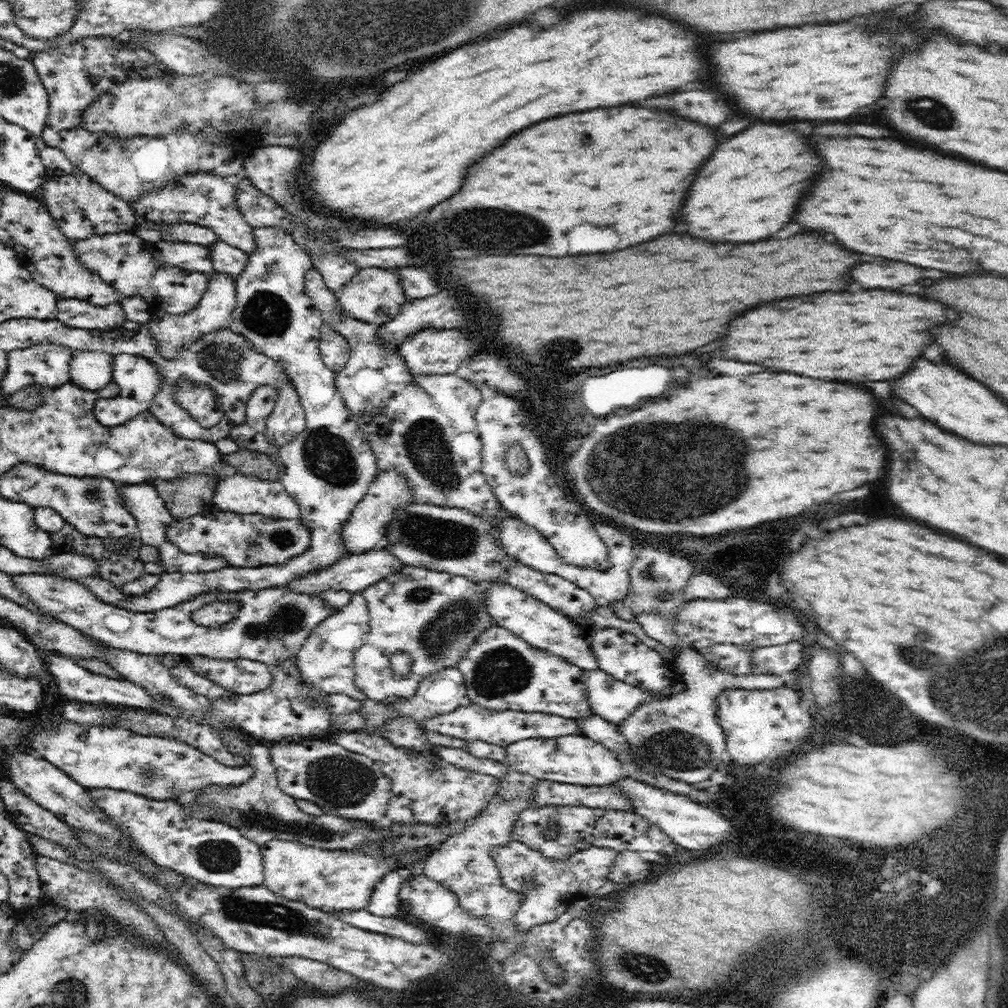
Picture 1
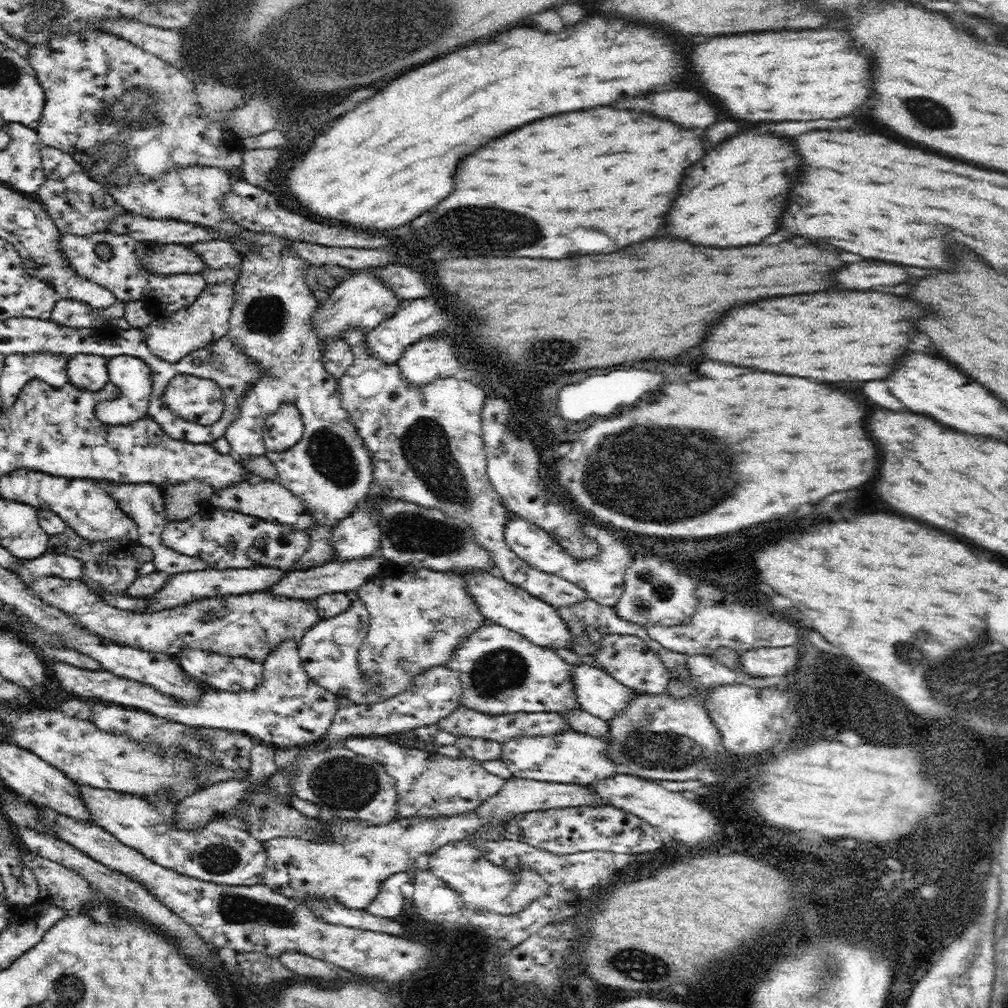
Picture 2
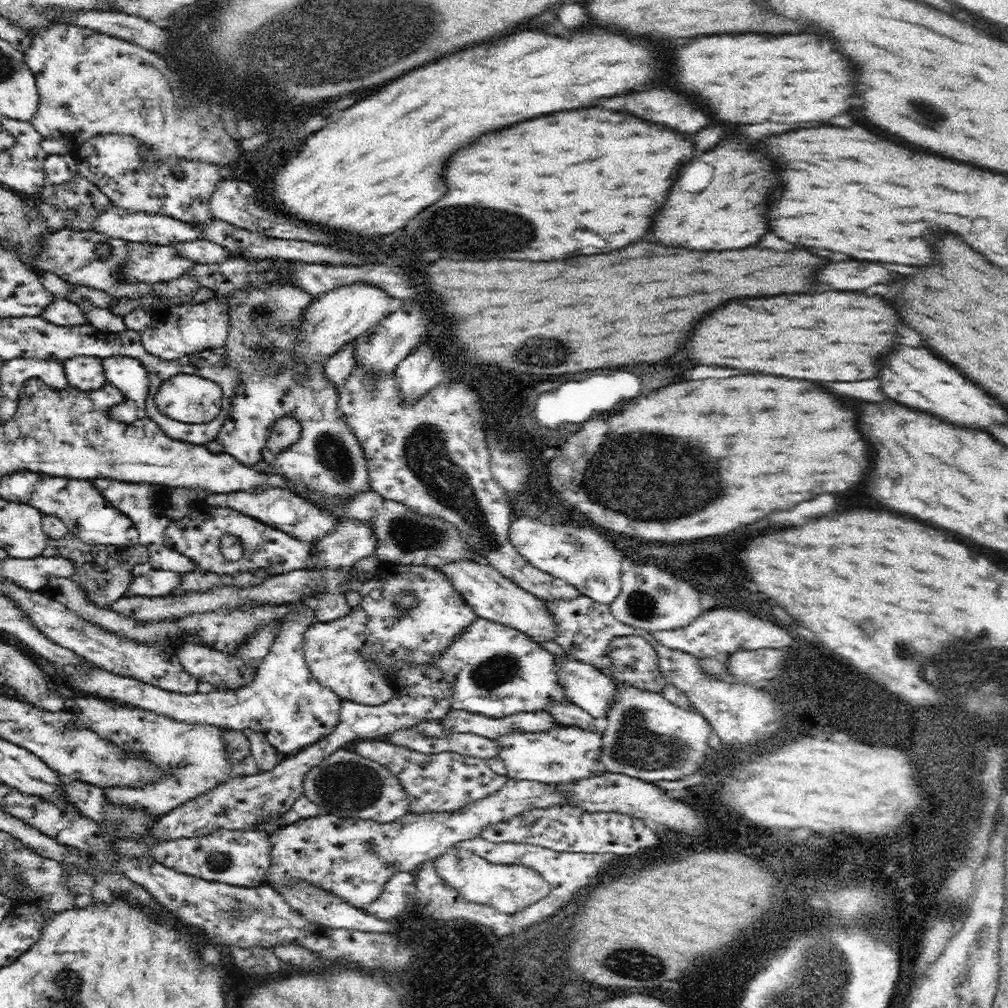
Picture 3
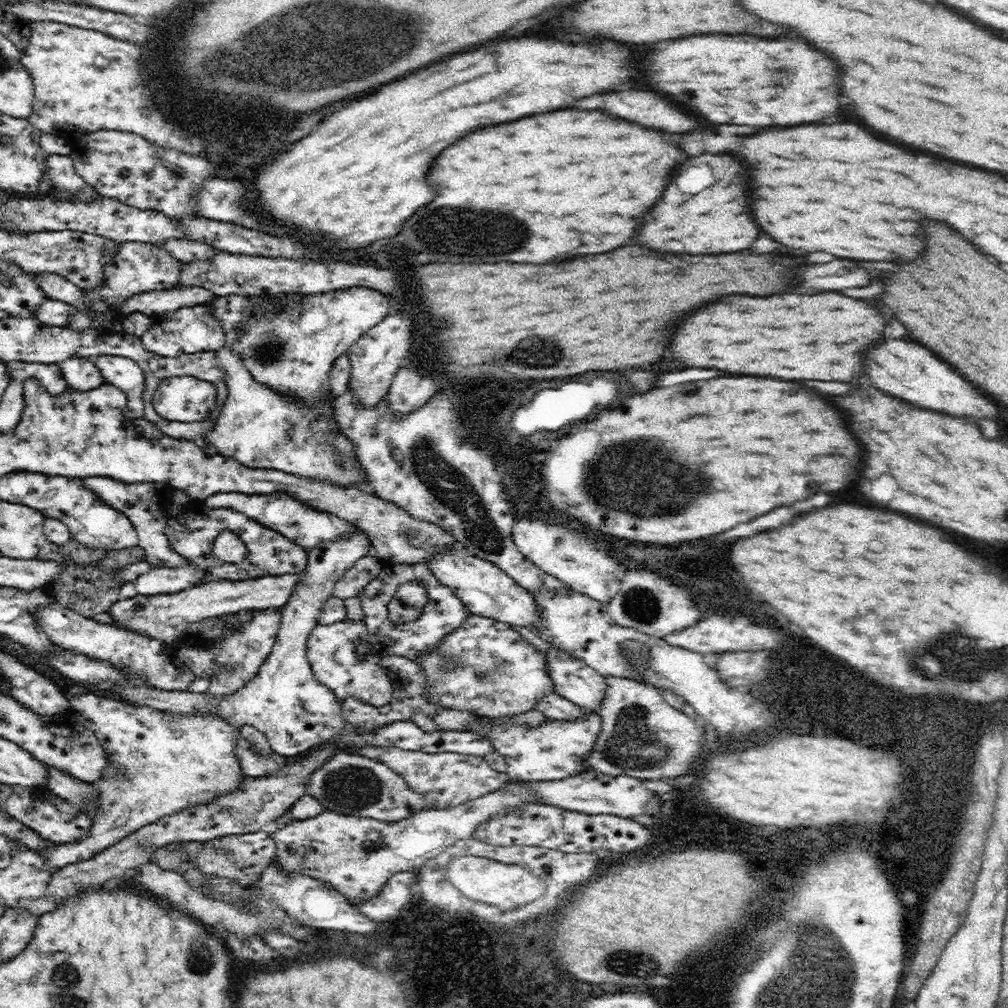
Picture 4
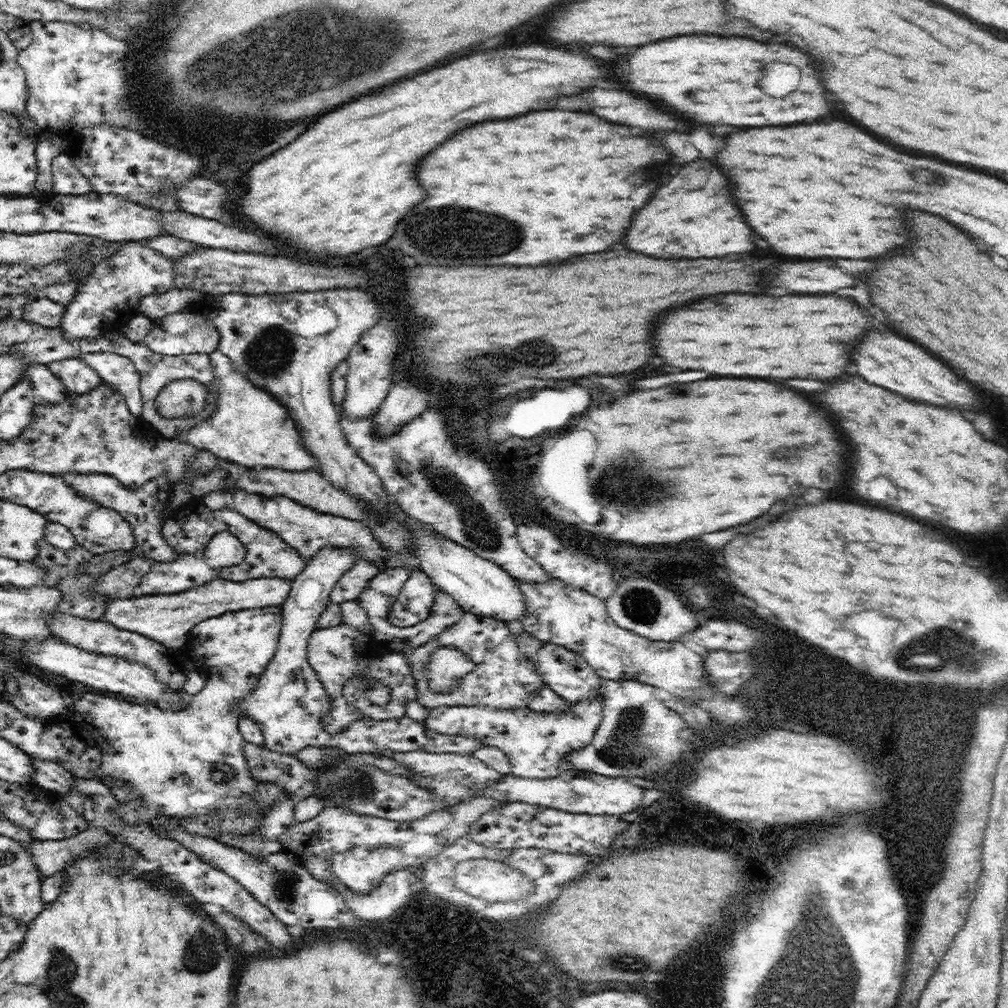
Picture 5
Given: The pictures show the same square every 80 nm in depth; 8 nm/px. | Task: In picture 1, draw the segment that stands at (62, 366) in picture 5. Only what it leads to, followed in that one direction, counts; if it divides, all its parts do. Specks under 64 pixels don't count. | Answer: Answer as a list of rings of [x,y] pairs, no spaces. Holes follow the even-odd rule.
[[[75,350],[71,360],[71,381],[86,390],[106,388],[113,381],[113,352],[105,350]]]

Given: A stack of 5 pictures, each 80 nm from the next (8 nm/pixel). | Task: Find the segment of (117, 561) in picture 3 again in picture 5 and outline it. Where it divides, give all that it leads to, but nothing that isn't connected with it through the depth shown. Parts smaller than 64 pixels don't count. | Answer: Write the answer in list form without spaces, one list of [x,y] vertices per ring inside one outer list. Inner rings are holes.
[[[75,542],[75,546],[64,549],[47,543],[42,546],[33,561],[42,566],[49,566],[49,573],[43,578],[42,585],[56,587],[60,591],[60,600],[57,608],[68,613],[77,615],[84,619],[98,620],[104,618],[108,604],[112,602],[114,596],[99,592],[99,582],[102,574],[88,572],[85,566],[95,559],[96,554],[84,549]]]

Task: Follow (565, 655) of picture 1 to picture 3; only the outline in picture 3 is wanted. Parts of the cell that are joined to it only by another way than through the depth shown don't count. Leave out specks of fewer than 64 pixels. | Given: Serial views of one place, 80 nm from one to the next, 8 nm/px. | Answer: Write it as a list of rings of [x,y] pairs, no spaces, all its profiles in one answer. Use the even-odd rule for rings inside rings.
[[[482,562],[454,563],[447,564],[440,570],[450,577],[478,617],[519,630],[537,643],[550,642],[550,640],[556,642],[559,637],[560,629],[556,617],[548,607],[548,602],[536,598],[521,586],[502,576],[490,565]]]

